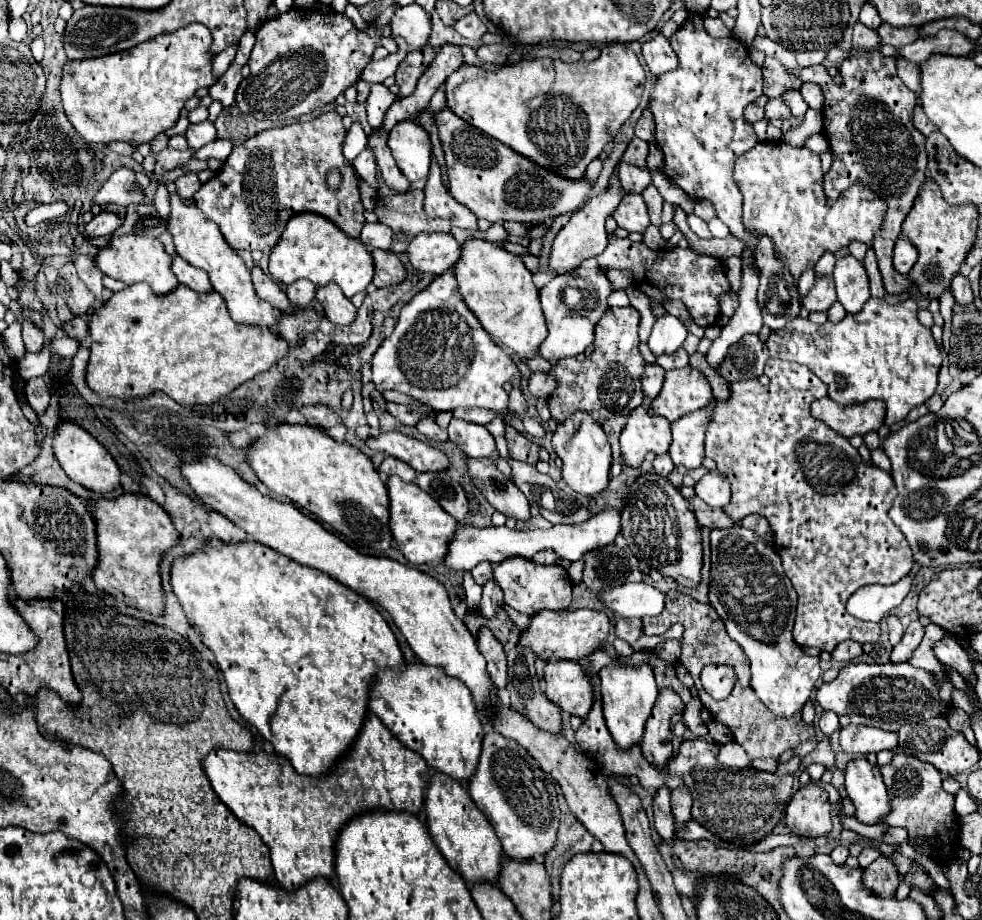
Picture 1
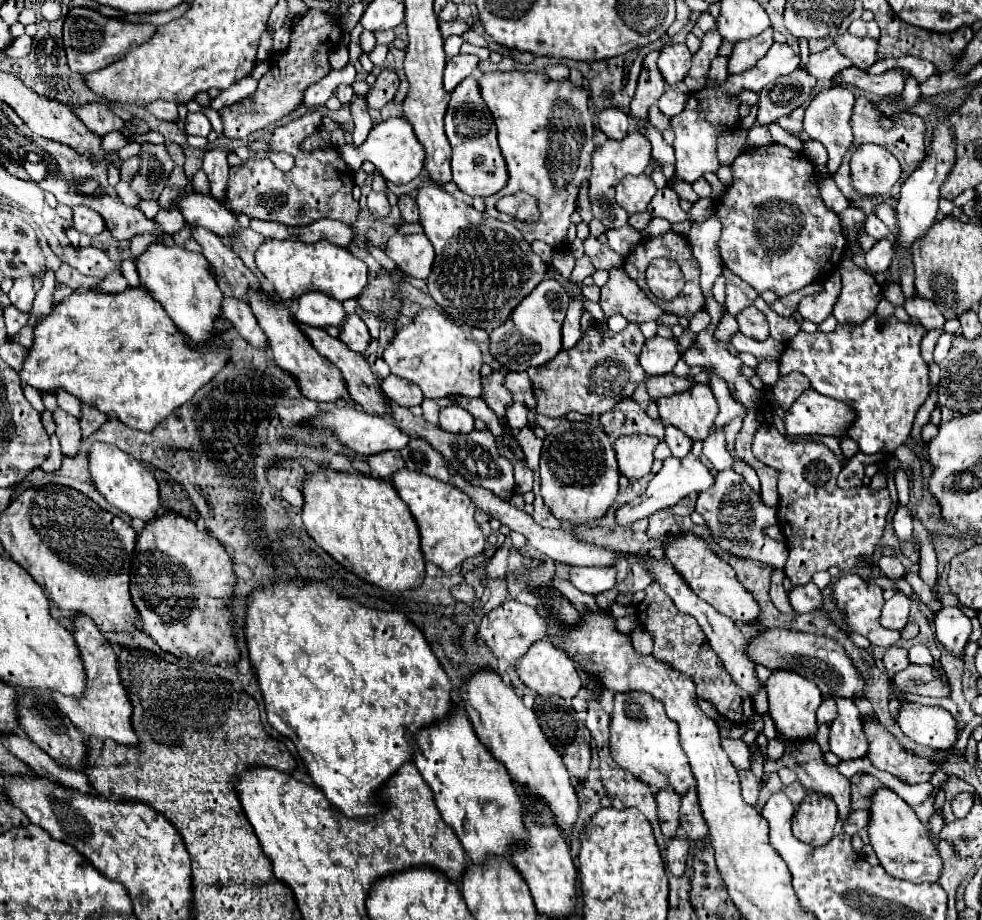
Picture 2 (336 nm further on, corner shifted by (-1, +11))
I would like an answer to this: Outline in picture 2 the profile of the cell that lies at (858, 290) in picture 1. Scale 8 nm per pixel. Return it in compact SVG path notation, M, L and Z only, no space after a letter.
M852 259L840 263L842 293L834 305L834 317L840 325L864 323L882 299L882 289L872 273L860 269Z

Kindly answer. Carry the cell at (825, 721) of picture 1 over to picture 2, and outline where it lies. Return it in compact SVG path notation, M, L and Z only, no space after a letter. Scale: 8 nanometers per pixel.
M824 699L822 705L818 707L818 723L832 723L836 713L838 713L836 703L832 699Z

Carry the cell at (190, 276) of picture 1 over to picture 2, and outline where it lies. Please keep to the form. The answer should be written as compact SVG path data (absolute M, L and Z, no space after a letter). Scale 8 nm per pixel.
M224 297L222 301L222 315L226 321L232 323L232 327L240 333L242 339L246 339L248 343L256 345L258 349L268 349L268 341L264 331L260 329L252 309L248 303L244 301L236 301L234 297Z

